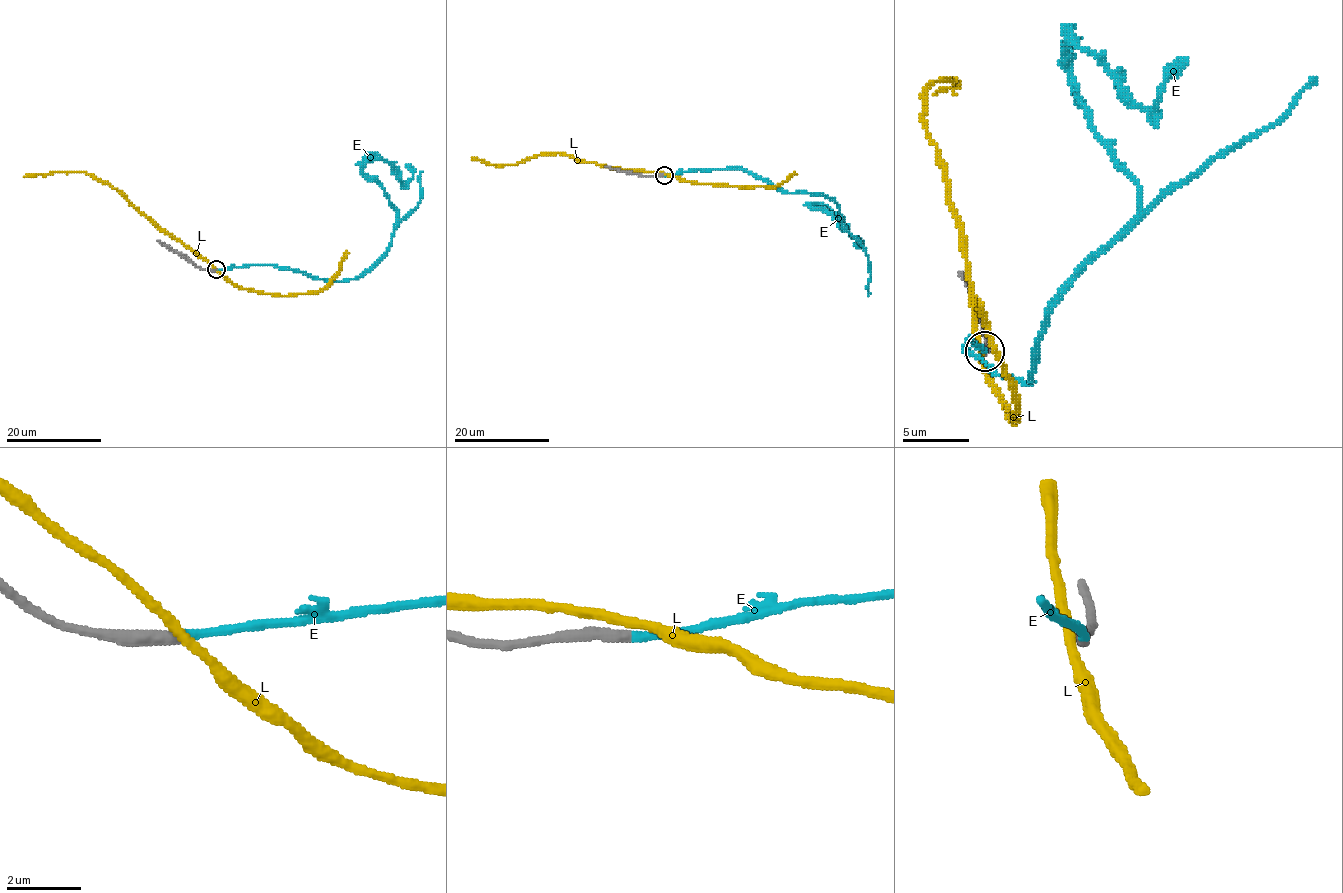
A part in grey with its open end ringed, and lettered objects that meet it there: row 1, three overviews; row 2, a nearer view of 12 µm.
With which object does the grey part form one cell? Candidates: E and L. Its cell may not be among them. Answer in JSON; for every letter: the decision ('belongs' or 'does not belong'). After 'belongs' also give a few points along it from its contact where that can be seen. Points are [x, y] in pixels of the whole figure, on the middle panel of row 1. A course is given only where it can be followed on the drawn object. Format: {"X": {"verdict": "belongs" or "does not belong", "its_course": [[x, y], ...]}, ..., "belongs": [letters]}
{"E": {"verdict": "belongs", "its_course": [[664, 175], [742, 168], [788, 192], [821, 193], [846, 230], [810, 206], [827, 205], [860, 239], [855, 247]]}, "L": {"verdict": "does not belong"}, "belongs": ["E"]}

